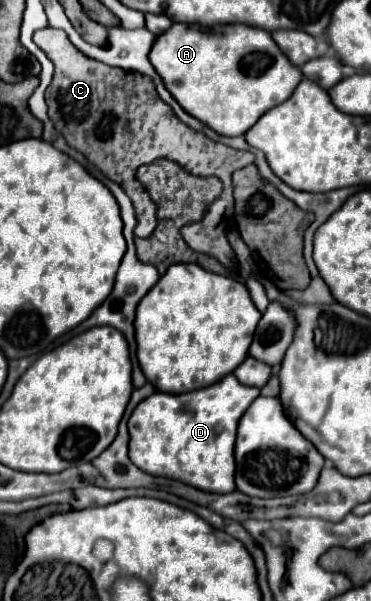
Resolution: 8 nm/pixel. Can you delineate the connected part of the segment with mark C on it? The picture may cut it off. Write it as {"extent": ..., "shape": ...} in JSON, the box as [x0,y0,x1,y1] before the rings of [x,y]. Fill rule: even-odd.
{"extent":[32,28,254,238],"shape":[[[42,28],[34,34],[32,40],[40,50],[44,50],[56,68],[54,78],[46,90],[48,116],[68,146],[80,150],[90,164],[94,164],[106,178],[120,184],[128,194],[138,218],[134,230],[138,238],[148,238],[156,228],[156,208],[144,186],[136,180],[136,170],[142,164],[150,164],[156,158],[172,160],[194,176],[220,178],[224,184],[220,198],[224,194],[232,196],[232,172],[252,164],[254,154],[232,150],[184,126],[172,108],[158,98],[156,88],[148,76],[112,68],[78,54],[72,42],[68,42],[64,30]]]}

